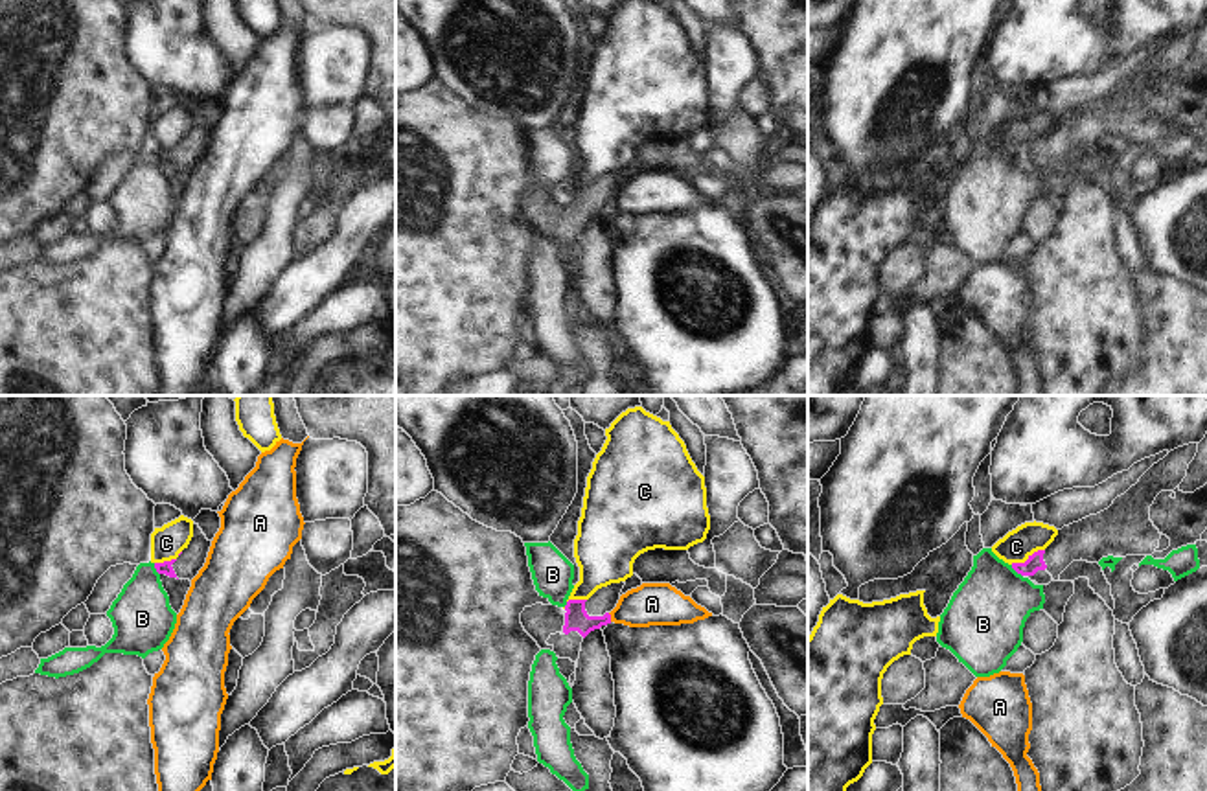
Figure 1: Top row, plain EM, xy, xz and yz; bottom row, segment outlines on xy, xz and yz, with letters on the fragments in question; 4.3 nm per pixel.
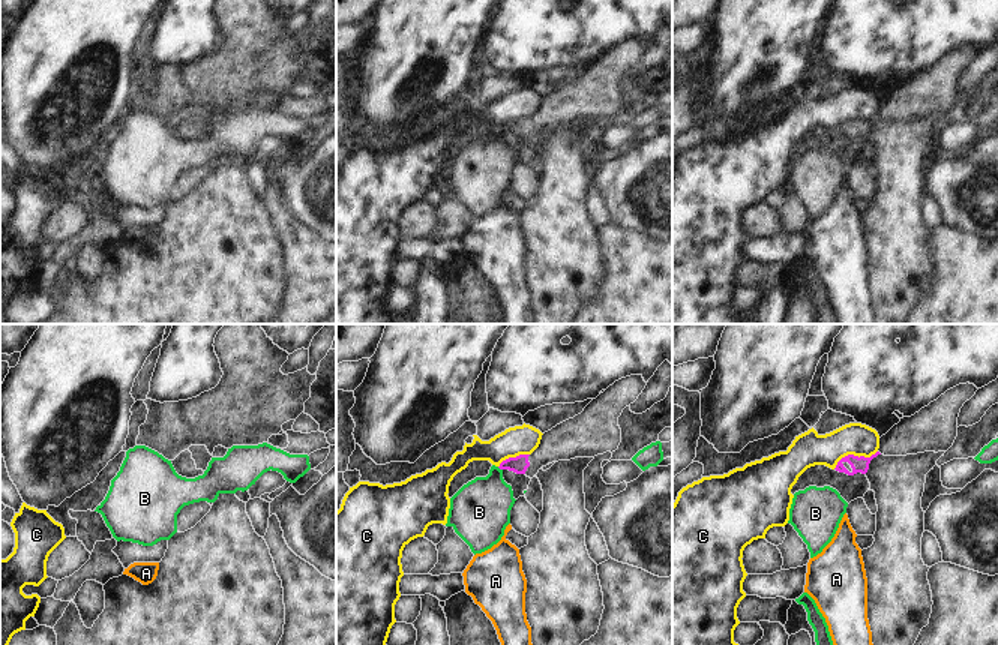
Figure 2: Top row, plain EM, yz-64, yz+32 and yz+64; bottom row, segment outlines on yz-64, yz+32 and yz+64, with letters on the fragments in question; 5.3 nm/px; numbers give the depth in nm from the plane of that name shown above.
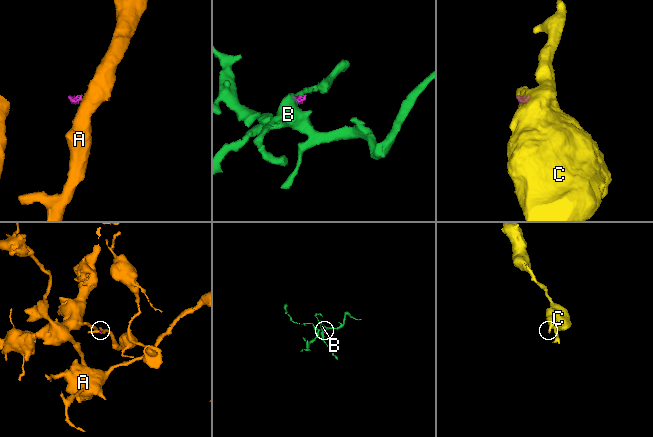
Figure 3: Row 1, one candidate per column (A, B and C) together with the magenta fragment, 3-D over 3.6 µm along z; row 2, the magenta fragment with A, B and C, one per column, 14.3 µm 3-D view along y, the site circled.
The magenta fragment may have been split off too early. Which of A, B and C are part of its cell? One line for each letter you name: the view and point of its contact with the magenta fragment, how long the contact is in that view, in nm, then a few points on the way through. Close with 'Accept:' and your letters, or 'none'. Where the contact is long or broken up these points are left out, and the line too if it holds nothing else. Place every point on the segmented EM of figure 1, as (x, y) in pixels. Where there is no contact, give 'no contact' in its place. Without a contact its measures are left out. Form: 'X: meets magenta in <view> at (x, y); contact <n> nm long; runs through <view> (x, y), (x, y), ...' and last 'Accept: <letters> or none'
Accept: none

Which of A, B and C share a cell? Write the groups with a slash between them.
A / B / C

